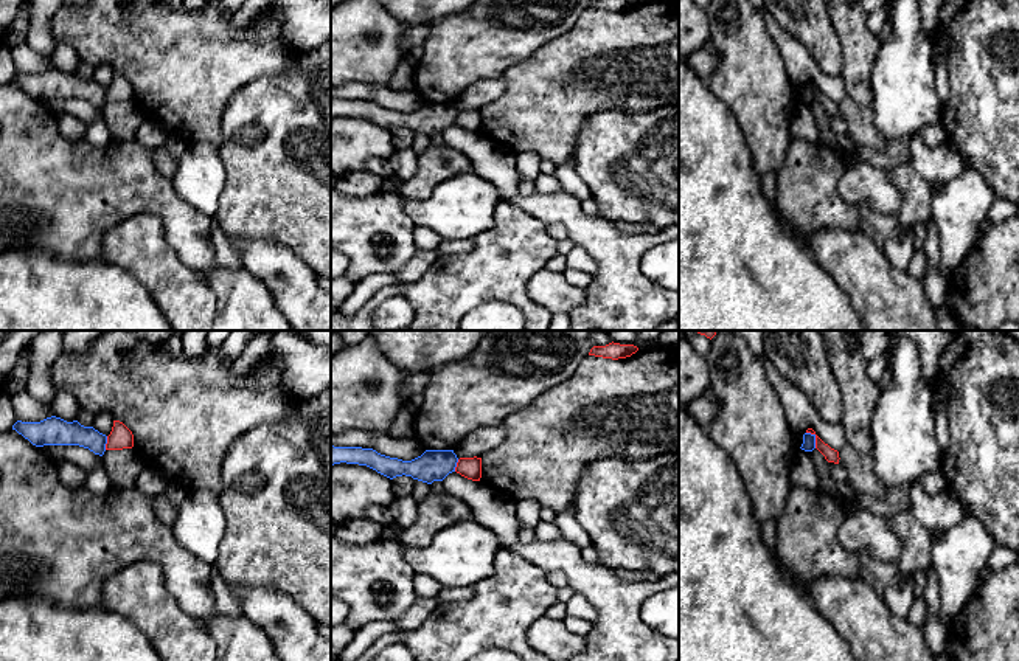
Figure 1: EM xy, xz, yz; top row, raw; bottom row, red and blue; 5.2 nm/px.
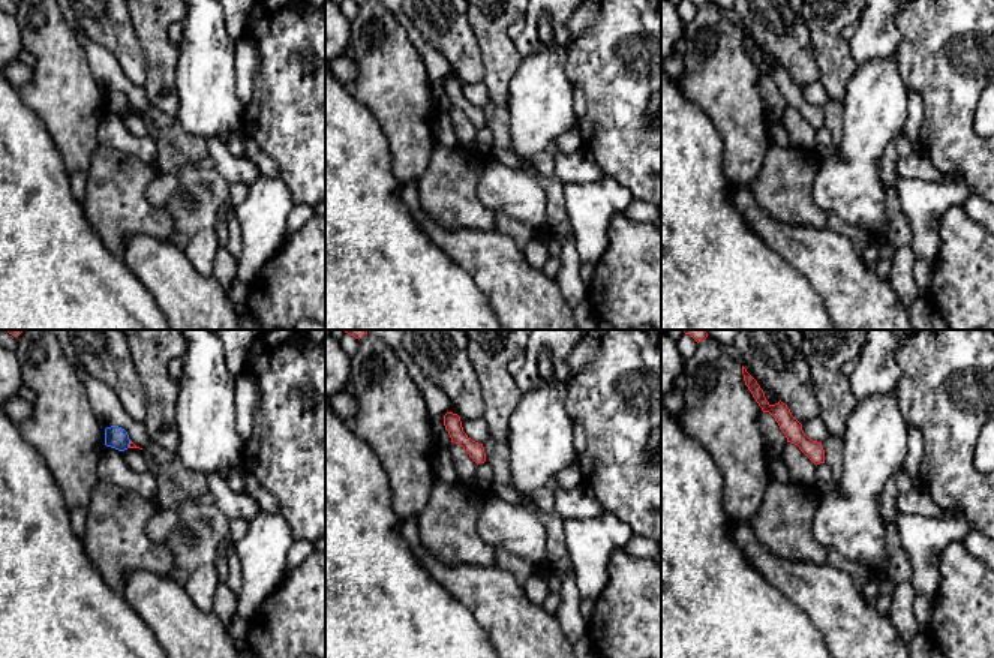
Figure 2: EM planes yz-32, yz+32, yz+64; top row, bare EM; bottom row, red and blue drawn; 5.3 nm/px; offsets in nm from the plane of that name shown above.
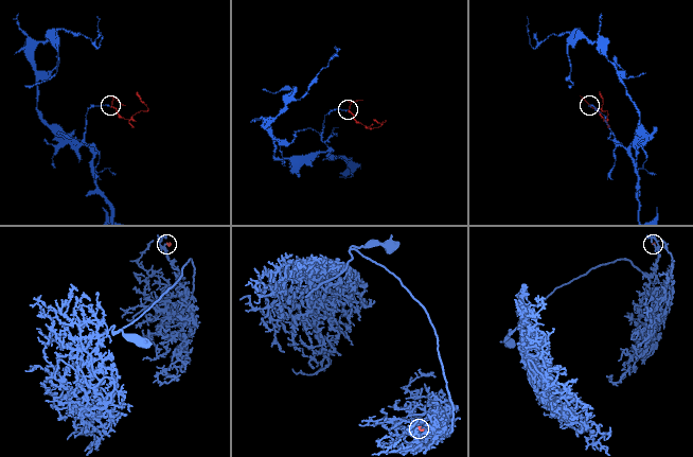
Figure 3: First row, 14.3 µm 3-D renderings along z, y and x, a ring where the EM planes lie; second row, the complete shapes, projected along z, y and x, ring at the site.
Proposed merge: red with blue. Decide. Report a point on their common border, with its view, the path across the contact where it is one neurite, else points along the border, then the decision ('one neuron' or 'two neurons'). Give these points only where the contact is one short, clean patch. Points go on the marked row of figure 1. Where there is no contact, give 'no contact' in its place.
meets red in yz at (816, 438); border along yz (806, 432), (814, 436), (816, 447); two neurons

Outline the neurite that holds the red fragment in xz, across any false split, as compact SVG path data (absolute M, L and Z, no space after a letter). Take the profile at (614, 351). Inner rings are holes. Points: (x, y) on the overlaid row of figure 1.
M612 341L606 346L593 346L589 355L618 360L618 358L631 357L637 351L638 348L634 344L620 344Z

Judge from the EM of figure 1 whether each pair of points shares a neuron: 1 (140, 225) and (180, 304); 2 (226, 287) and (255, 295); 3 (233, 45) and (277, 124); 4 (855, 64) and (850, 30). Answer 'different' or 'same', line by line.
1: same
2: same
3: different
4: same

